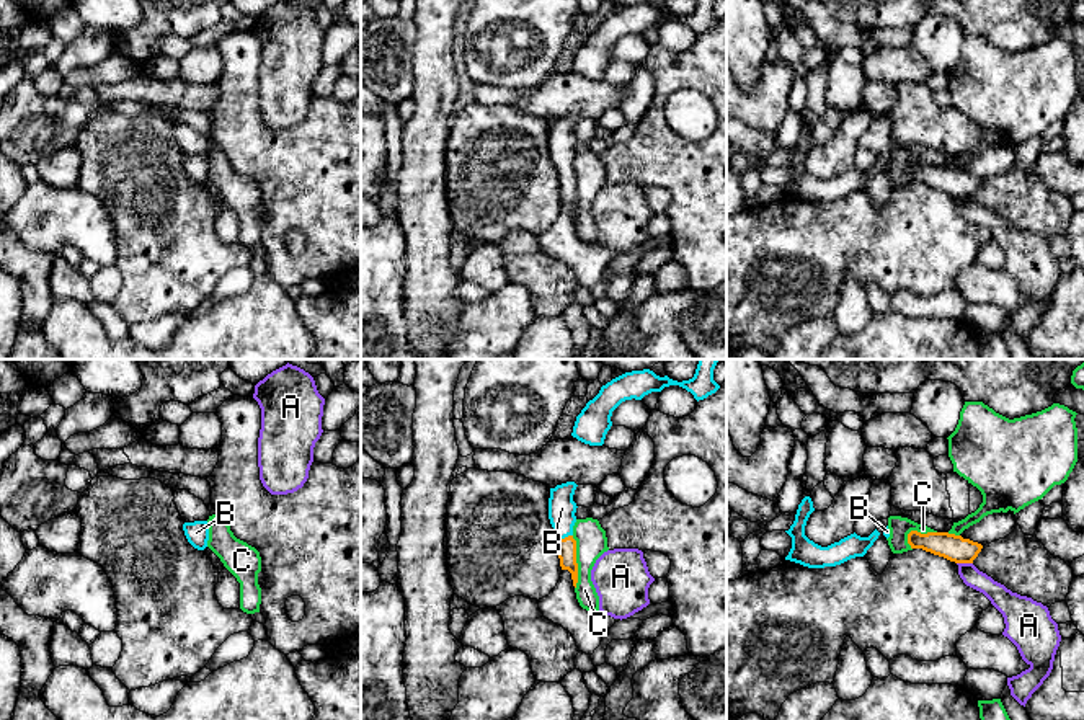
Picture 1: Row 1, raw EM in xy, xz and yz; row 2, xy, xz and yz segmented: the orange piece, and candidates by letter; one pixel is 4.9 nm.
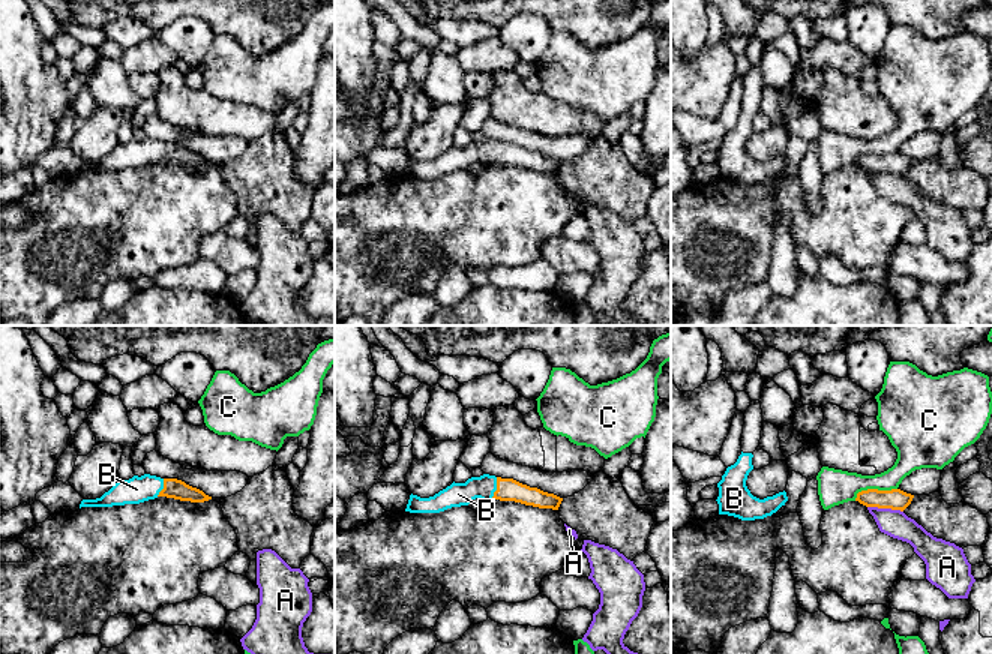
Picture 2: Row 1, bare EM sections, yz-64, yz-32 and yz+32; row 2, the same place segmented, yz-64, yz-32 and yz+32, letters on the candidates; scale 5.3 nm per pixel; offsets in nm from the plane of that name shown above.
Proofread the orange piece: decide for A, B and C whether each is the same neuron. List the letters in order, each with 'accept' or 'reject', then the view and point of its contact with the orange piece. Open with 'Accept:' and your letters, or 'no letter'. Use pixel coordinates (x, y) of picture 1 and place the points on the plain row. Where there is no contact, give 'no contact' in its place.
Accept: B
A: reject | yz (965, 196)
B: accept | xz (565, 172)
C: reject | xz (575, 196)

